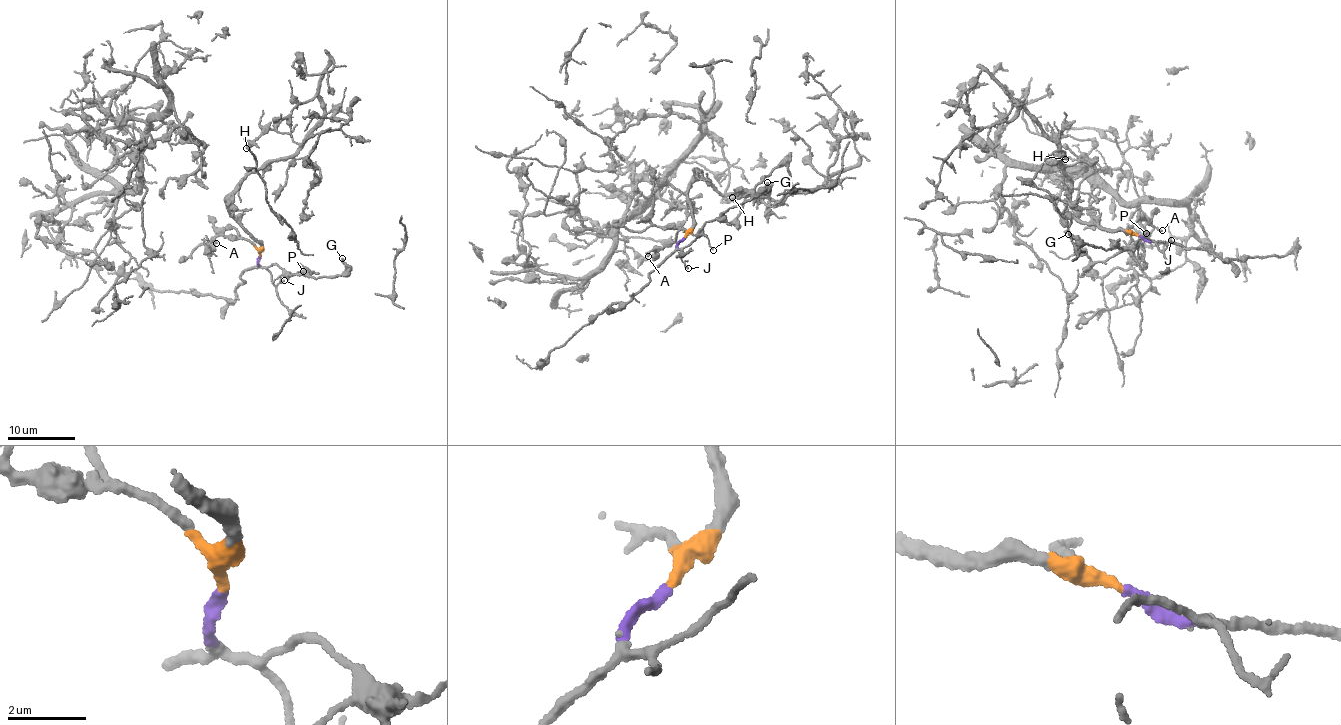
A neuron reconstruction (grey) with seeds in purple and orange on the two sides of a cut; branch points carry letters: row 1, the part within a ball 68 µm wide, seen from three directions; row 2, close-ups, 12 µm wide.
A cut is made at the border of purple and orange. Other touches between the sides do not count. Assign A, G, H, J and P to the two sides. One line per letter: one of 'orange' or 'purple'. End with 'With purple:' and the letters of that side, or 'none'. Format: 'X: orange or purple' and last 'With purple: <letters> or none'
A: orange
G: purple
H: orange
J: purple
P: purple
With purple: G, J, P

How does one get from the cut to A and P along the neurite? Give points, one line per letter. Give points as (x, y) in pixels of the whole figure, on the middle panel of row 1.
A: (684, 238), (686, 232), (683, 228), (673, 242), (649, 251), (648, 257)
P: (684, 238), (678, 243), (679, 248), (703, 234), (713, 250)

